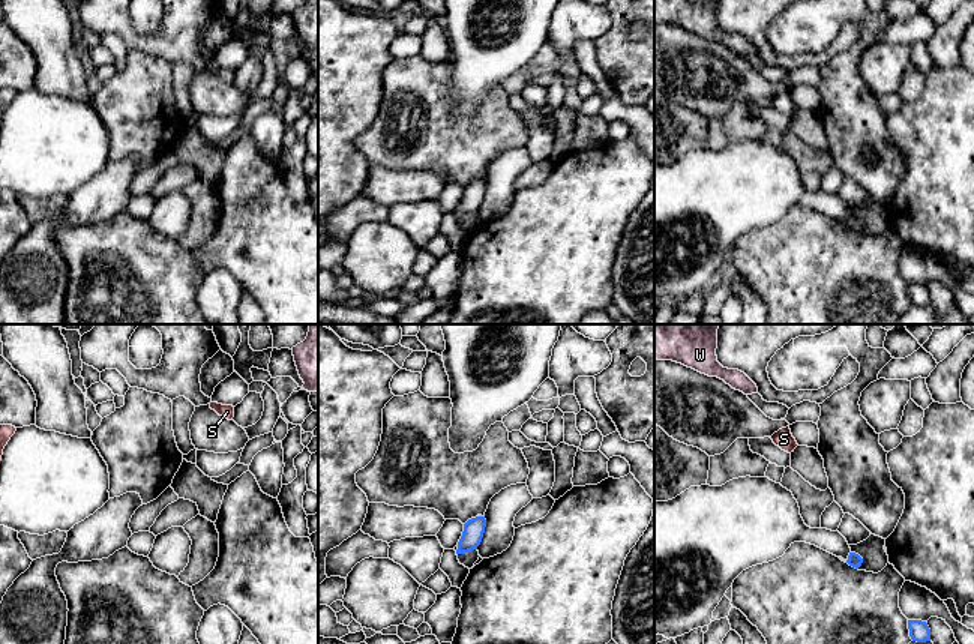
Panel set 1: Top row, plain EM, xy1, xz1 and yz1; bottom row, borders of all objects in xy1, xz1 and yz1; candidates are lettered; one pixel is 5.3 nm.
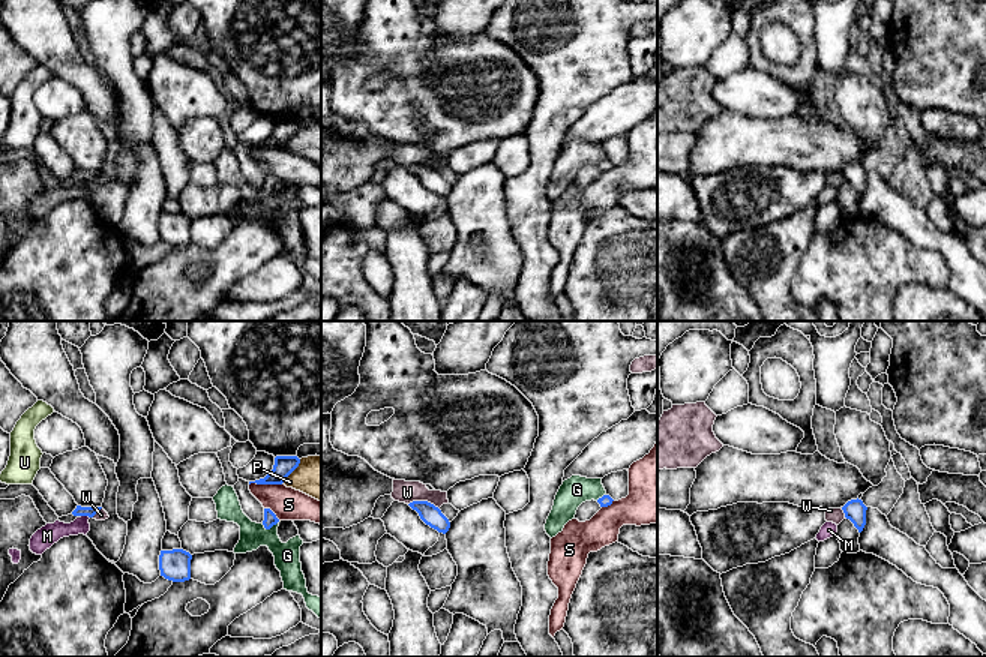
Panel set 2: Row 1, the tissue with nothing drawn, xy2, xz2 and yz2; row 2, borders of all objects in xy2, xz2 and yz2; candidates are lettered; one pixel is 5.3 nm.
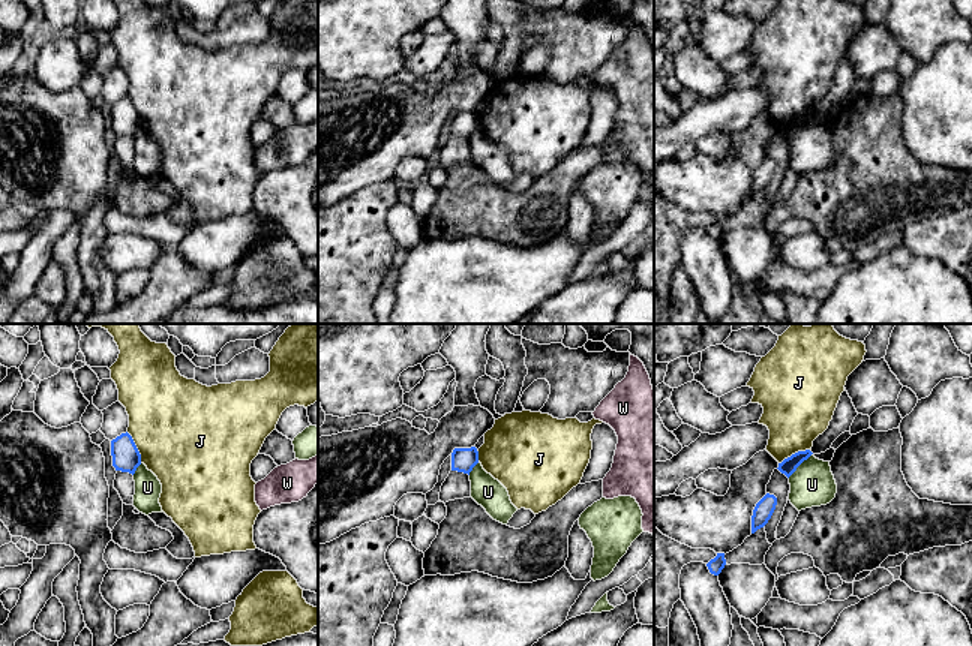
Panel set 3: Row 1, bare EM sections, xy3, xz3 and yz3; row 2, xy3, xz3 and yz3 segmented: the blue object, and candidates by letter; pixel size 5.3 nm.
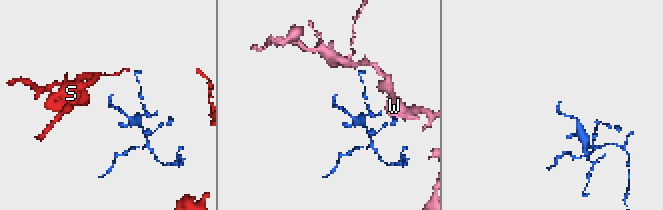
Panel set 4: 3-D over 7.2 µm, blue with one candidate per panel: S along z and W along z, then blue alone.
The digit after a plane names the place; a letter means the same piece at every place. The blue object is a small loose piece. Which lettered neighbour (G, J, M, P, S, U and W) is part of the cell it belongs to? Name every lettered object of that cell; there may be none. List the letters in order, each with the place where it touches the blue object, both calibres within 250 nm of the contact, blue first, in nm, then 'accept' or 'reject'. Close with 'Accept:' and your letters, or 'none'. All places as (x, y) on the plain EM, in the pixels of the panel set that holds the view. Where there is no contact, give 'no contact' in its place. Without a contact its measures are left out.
G: xy2 (270, 191) | 70/140 nm | reject
J: yz3 (795, 117) | 90/380 nm | reject
M: xy2 (86, 179) | 60/110 nm | reject
P: xy2 (293, 134) | 110/220 nm | reject
S: xy2 (264, 147) | 110/180 nm | reject
U: yz3 (800, 128) | 90/240 nm | reject
W: xz2 (423, 165) | 110/120 nm | reject
Accept: none

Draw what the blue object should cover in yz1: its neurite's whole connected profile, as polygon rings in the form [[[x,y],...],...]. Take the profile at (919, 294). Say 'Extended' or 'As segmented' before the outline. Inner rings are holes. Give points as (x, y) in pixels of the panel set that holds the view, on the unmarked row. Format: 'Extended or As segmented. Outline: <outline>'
As segmented. Outline: [[[908,284],[908,293],[912,305],[917,305],[917,306],[930,305],[930,293],[926,285]]]

